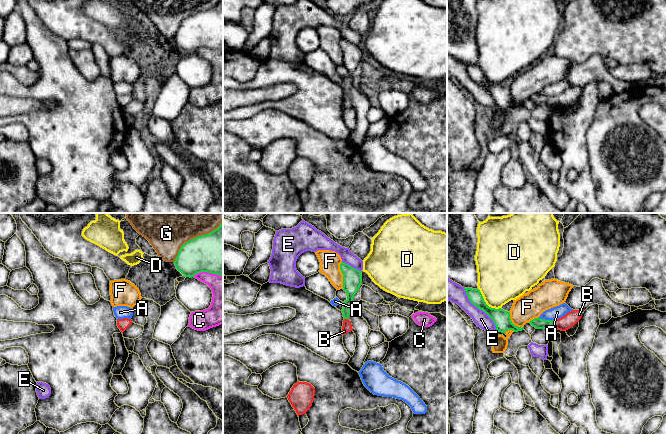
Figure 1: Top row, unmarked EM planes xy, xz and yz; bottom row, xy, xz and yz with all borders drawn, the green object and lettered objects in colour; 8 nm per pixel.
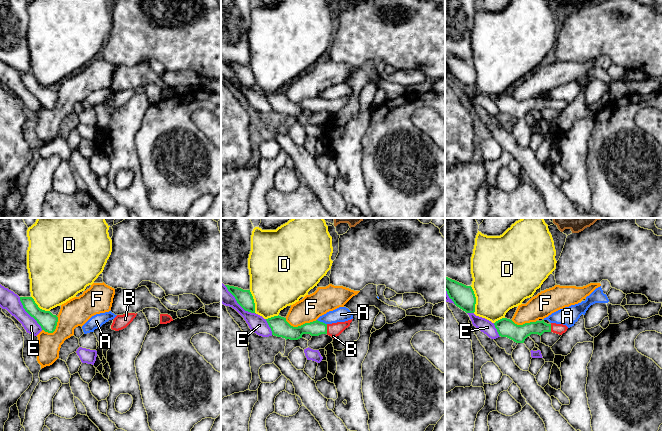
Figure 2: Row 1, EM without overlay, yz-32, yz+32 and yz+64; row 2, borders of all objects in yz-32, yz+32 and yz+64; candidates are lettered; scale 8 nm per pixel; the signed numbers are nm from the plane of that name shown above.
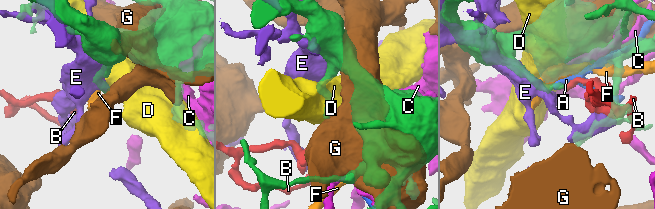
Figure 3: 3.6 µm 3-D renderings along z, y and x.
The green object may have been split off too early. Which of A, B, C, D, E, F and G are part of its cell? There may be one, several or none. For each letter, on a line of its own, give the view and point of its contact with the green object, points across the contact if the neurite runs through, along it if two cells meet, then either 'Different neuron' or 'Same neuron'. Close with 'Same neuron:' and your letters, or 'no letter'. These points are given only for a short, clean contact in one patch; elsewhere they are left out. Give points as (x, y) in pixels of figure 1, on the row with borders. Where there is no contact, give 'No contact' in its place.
A: Touches green at yz (544, 319). Different neuron
B: Touches green at yz (552, 324). Path across: yz (538, 323), (552, 324), (564, 323). Same neuron
C: Touches green at xy (208, 272). Different neuron
D: Touches green at yz (485, 303). Different neuron
E: Touches green at yz (479, 308). Different neuron
F: Touches green at xz (343, 275). Different neuron
G: Touches green at xy (194, 238). Different neuron
Same neuron: B

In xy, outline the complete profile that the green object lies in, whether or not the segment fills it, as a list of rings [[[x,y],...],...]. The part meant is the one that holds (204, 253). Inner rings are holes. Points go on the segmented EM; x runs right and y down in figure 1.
[[[223,222],[212,232],[184,243],[174,264],[185,277],[201,272],[223,277]]]

